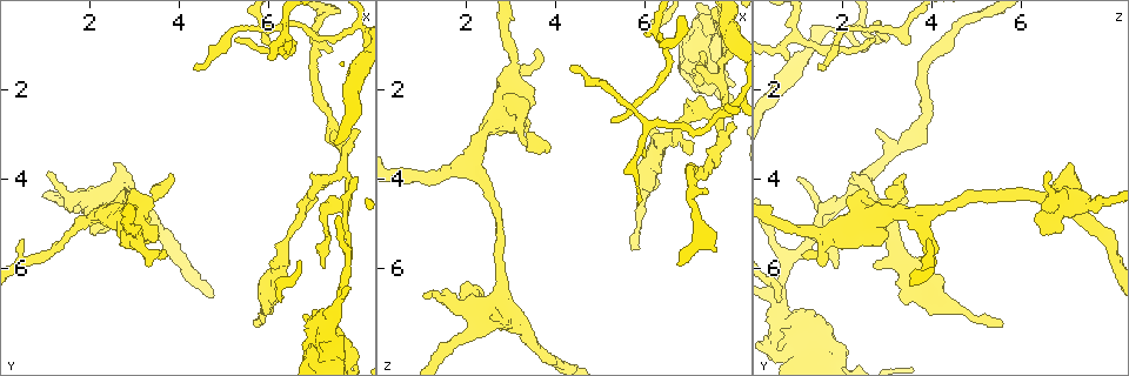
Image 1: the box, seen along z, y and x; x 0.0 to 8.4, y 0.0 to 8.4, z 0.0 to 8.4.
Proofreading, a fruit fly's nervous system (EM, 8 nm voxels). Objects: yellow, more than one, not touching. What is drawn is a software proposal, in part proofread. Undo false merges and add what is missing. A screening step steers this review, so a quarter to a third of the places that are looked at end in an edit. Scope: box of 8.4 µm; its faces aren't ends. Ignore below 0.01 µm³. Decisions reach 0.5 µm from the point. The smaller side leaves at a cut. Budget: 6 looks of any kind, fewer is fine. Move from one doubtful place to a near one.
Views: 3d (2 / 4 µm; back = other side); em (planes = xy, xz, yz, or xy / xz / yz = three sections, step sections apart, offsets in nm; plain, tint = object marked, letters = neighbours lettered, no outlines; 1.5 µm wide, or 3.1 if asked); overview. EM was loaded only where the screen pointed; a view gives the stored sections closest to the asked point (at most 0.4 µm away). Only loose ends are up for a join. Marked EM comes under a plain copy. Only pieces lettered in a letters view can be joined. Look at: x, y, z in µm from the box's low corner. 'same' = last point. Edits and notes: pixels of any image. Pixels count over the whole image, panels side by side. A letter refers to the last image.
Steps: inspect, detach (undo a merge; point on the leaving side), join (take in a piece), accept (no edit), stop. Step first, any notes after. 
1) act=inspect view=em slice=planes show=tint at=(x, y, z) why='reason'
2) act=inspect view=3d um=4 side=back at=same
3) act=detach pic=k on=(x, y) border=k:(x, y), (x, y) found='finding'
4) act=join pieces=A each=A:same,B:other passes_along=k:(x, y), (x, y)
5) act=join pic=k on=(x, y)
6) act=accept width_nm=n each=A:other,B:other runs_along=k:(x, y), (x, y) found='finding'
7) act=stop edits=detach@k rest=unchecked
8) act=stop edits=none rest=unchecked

act=inspect view=em slice=planes show=letters at=(7.15, 0.90, 2.90) why='abrupt turn'

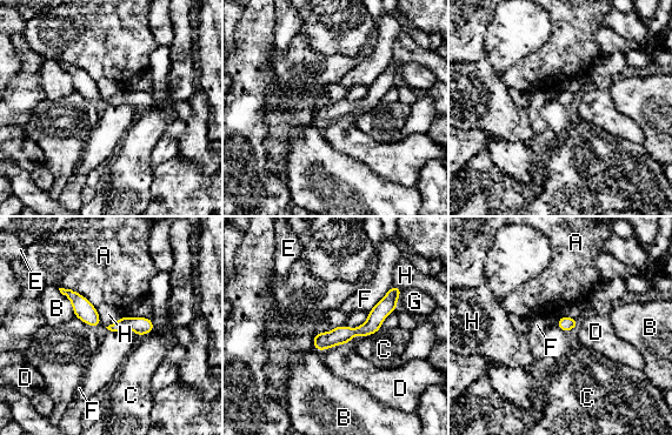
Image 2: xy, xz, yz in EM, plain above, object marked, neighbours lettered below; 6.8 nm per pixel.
act=accept each=A:other,B:other,C:other,D:other,E:other,F:other,G:other,H:other border=2:(95, 307), (101, 325) found='all the same neuron'

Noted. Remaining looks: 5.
act=inspect view=em slice=planes show=letters at=(7.65, 3.85, 2.60) why='arms part here'

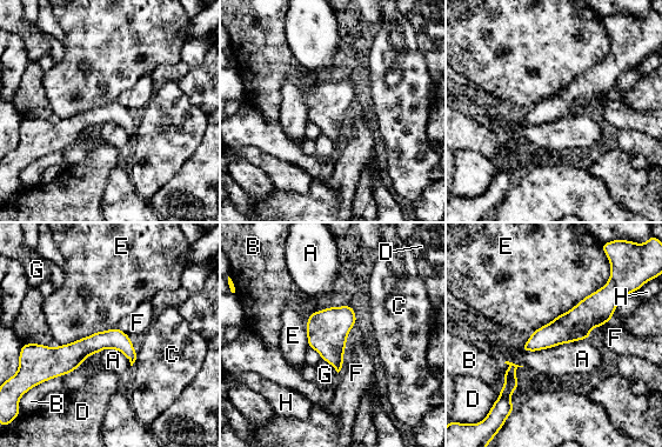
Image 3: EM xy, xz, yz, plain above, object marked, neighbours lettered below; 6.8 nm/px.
act=accept width_nm=140 each=A:other,B:other,C:other,D:other,E:other,F:other,G:other,H:other runs_along=3:(616, 297), (526, 348) found='one neuron here'

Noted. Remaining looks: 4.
act=inspect view=em slice=planes show=letters at=(1.10, 3.85, 6.60) why='branch stops here'

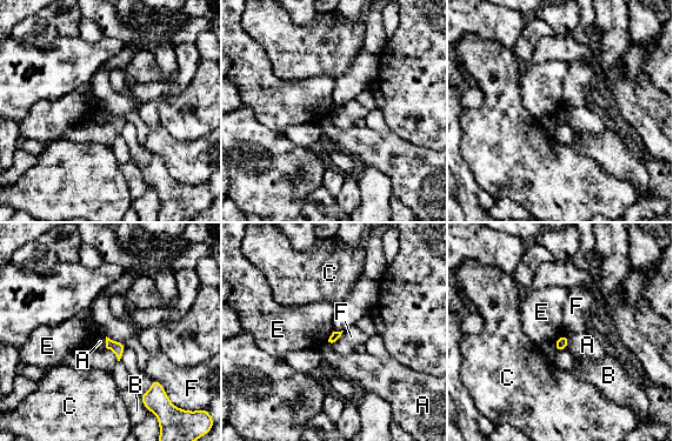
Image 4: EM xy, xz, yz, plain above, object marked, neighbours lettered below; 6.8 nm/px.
act=accept each=A:other,B:other,C:other,E:other,F:other border=4:(153, 378), (161, 383), (166, 393) found='no lettered piece goes on from it'

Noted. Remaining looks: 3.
act=stop edits=none rest=unchecked

